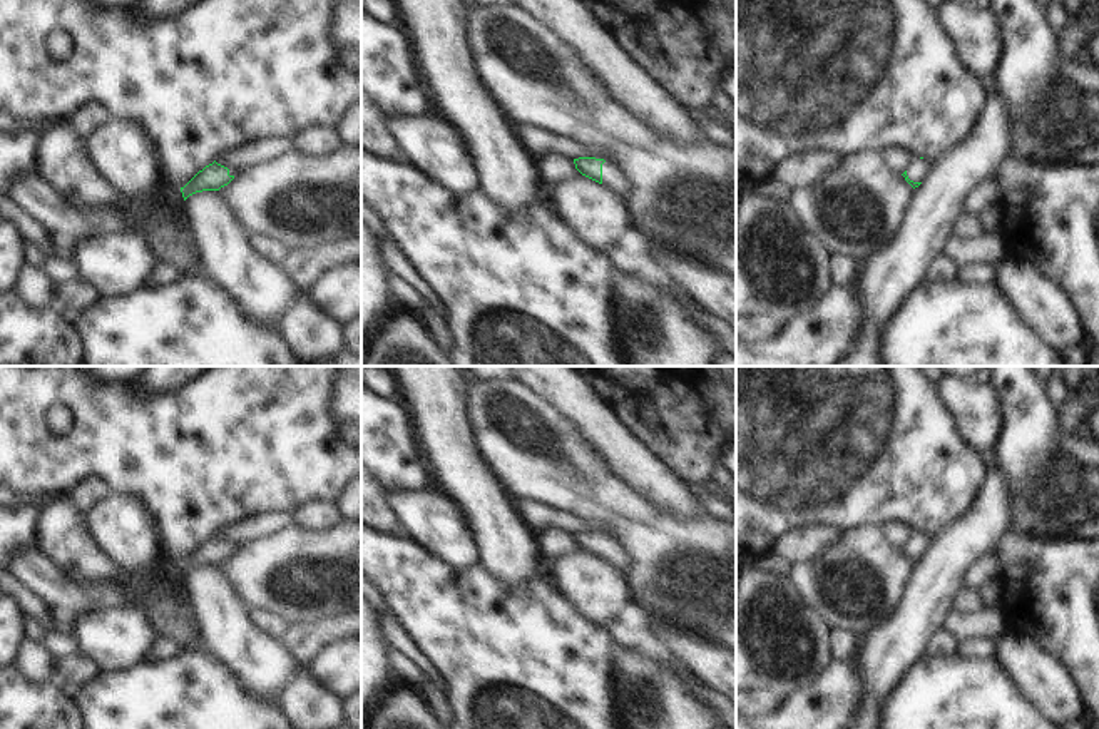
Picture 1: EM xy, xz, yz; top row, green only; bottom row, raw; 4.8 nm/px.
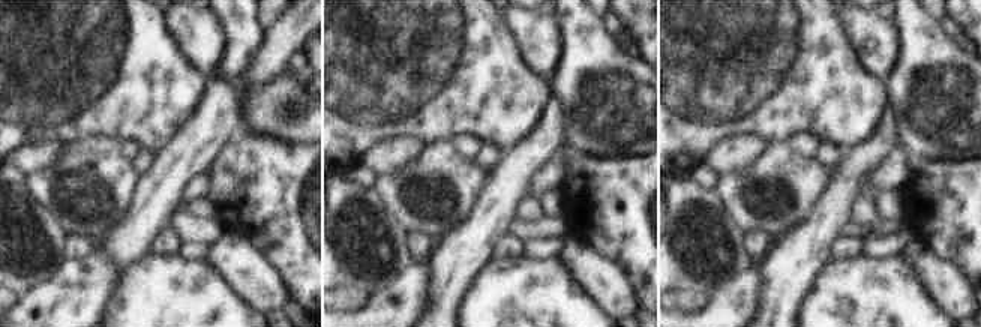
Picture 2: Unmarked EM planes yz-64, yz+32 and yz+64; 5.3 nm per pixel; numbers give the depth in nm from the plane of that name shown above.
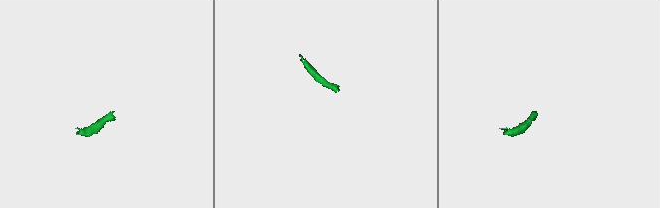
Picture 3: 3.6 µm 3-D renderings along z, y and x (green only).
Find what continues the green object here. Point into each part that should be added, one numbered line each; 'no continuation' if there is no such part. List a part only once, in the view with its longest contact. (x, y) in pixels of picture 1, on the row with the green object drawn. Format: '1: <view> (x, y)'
1: xz (613, 178)

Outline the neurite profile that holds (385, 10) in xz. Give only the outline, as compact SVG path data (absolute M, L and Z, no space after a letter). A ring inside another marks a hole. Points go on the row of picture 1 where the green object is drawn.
M361 0L361 10L386 25L400 23L400 12L393 0Z

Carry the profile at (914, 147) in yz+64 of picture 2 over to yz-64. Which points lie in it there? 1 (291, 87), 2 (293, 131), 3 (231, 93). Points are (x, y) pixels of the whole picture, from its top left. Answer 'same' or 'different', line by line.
1: same
2: same
3: different

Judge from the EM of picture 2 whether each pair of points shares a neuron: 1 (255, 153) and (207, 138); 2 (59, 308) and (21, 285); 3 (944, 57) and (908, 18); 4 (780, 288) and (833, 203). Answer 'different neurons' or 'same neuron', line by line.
1: different neurons
2: different neurons
3: same neuron
4: same neuron

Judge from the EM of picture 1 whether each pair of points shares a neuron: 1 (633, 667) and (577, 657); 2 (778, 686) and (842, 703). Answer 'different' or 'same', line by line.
1: different
2: different

